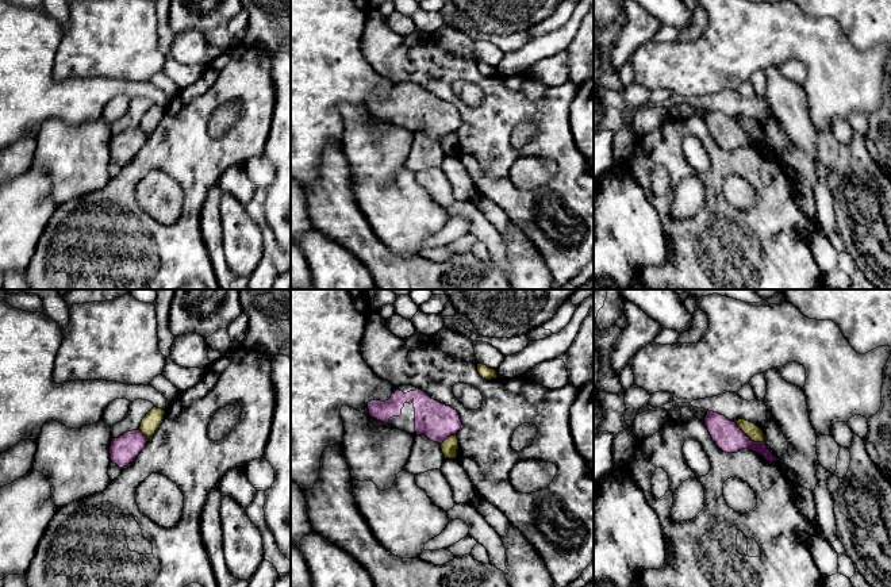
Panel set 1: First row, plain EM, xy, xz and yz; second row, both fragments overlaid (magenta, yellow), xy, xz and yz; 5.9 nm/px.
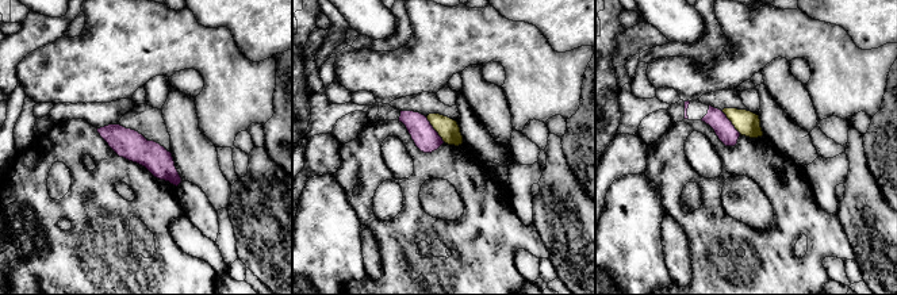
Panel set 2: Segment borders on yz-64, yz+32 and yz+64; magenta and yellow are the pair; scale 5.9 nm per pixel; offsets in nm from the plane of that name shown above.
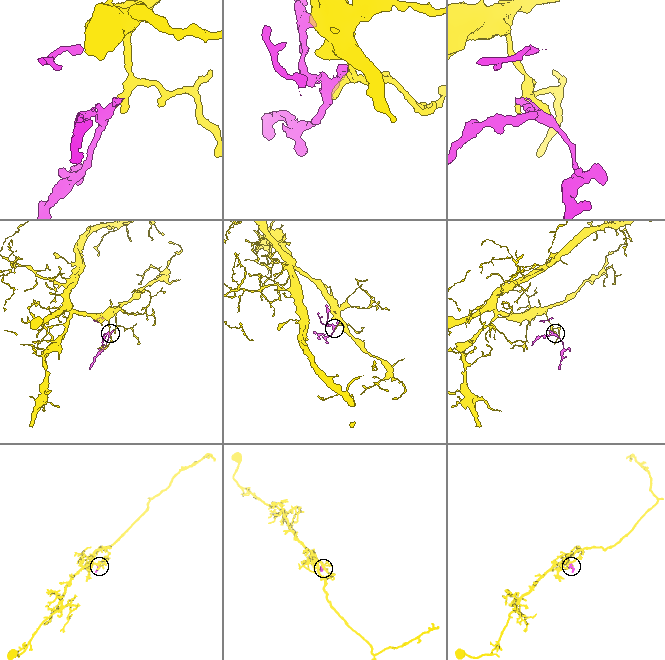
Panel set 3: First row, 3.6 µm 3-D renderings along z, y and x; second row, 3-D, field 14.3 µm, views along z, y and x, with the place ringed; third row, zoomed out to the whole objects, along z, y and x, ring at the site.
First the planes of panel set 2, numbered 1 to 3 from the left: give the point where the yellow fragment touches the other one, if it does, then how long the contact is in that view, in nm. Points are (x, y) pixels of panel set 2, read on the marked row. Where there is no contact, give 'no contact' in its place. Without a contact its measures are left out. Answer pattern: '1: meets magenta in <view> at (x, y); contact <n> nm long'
1: no contact
2: meets magenta in yz+32 at (433, 129); contact 190 nm long
3: meets magenta in yz+64 at (731, 122); contact 180 nm long

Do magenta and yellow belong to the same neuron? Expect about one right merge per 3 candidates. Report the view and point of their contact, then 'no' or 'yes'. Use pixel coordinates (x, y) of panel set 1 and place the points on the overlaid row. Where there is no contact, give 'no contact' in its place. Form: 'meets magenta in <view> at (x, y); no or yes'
meets magenta in yz at (748, 437); no

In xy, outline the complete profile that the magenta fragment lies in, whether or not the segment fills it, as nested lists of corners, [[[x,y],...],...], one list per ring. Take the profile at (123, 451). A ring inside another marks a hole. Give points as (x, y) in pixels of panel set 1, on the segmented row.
[[[138,429],[127,431],[118,438],[112,438],[110,457],[119,468],[131,464],[141,450],[146,446],[149,438]]]

